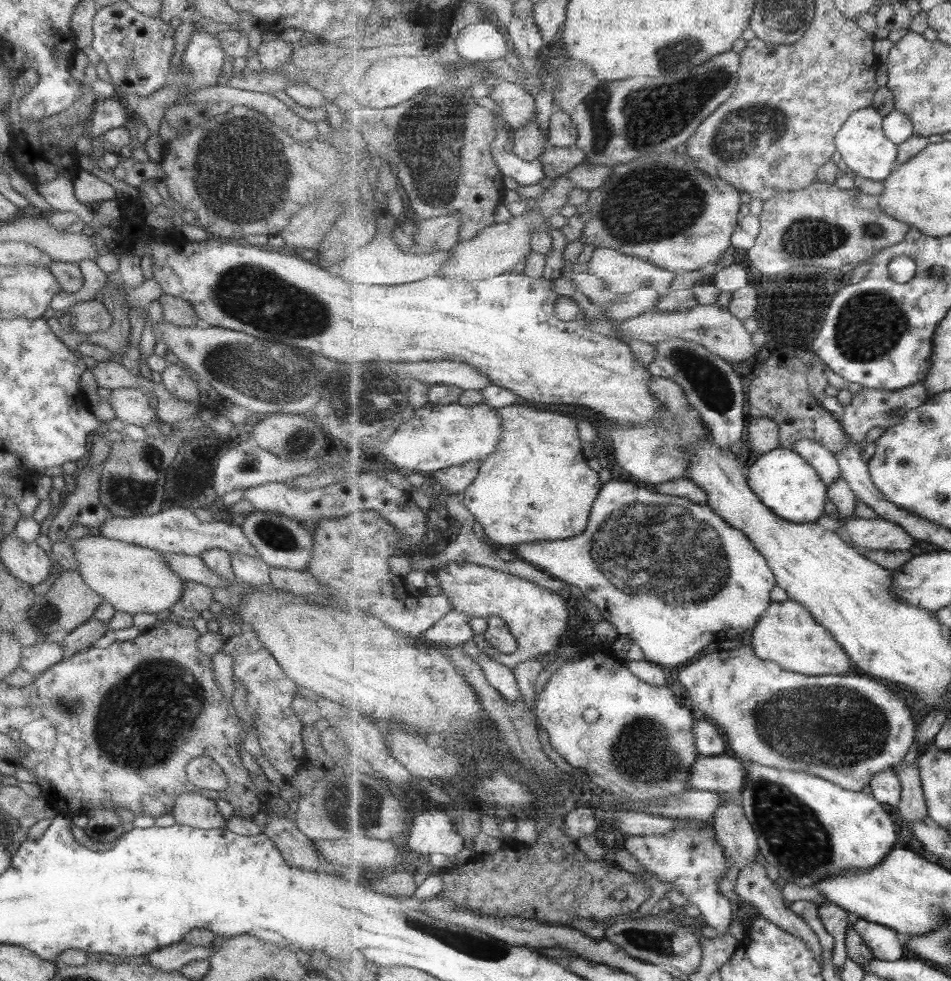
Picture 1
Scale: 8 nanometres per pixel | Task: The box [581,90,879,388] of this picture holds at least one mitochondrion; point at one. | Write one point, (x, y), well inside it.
(646, 205)

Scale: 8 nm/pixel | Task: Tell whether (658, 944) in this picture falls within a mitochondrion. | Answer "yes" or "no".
yes

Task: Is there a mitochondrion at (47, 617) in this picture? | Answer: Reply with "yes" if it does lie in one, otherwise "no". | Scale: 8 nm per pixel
yes

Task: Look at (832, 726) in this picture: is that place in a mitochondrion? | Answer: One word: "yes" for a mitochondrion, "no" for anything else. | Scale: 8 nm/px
yes

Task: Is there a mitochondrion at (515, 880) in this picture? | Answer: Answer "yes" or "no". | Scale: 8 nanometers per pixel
no

